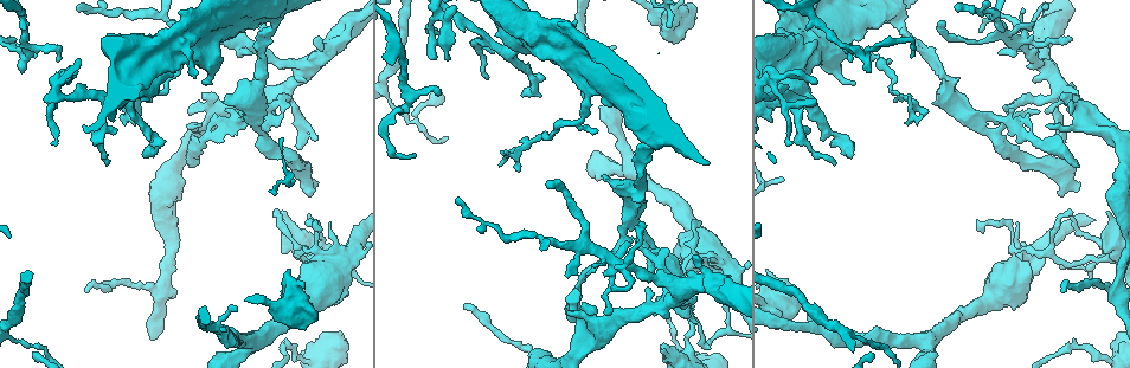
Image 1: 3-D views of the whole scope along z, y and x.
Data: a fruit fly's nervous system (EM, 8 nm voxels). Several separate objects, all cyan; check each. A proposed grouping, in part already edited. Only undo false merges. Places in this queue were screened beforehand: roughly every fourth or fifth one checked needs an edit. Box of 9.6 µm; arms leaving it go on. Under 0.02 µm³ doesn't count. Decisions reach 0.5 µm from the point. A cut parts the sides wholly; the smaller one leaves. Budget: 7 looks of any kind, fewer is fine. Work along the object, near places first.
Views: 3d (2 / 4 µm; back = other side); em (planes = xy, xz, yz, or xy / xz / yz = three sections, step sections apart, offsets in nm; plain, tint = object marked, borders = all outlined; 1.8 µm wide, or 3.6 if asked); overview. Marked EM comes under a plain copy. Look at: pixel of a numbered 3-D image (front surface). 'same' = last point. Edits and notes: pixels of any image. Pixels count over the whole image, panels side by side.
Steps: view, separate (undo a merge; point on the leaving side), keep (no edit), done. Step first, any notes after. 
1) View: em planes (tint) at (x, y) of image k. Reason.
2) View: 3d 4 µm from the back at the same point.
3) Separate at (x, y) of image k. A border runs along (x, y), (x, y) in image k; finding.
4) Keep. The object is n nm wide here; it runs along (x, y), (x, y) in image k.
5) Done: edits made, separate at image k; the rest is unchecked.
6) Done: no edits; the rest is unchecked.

View: 3d 4 µm at (170, 52) of image 1. Sharp bend.

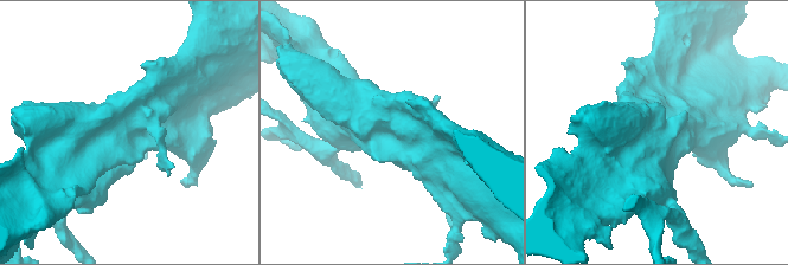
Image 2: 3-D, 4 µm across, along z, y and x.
View: em 3.6 µm xy step 8 (tint) at (666, 133) of image 2. Need the tissue.

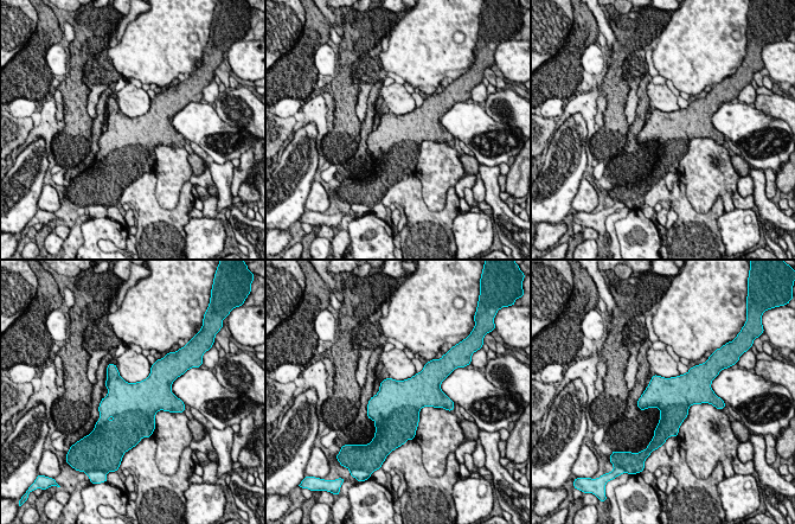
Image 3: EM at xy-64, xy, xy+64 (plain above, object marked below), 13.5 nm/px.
View: em 3.6 µm planes (tint) at the same point. Cut it another way.

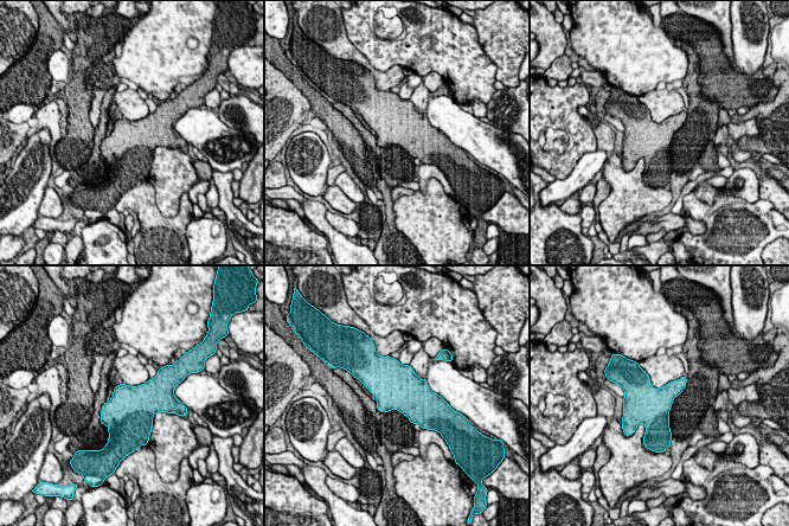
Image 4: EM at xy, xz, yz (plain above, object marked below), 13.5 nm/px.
Keep. One neuron here.

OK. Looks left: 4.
View: em planes (tint) at (846, 140) of image 1. Sharp bend.

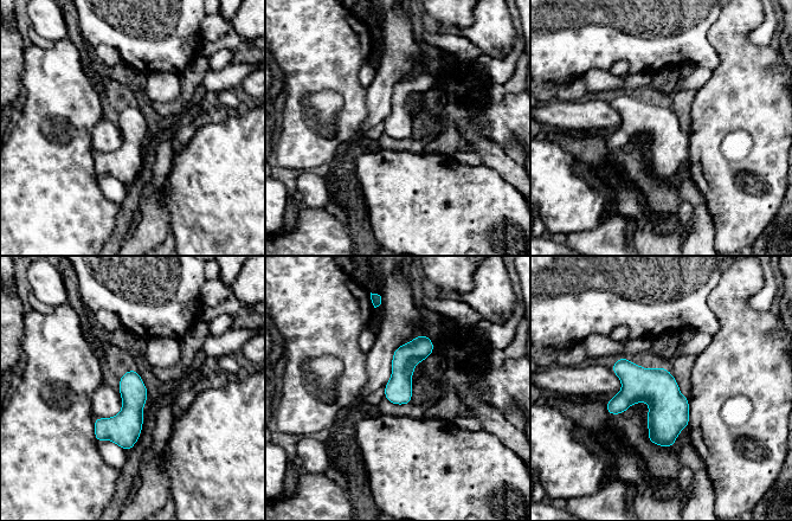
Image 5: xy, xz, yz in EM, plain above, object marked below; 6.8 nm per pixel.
Keep. One neuron here.

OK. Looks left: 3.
View: 3d 2 µm at (642, 190) of image 1.

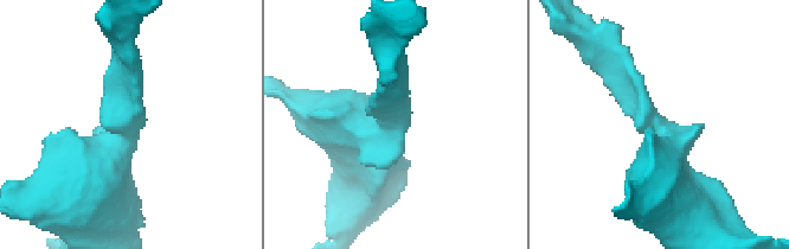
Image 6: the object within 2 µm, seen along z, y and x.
View: em yz step 16 (tint) at (125, 136) of image 6.

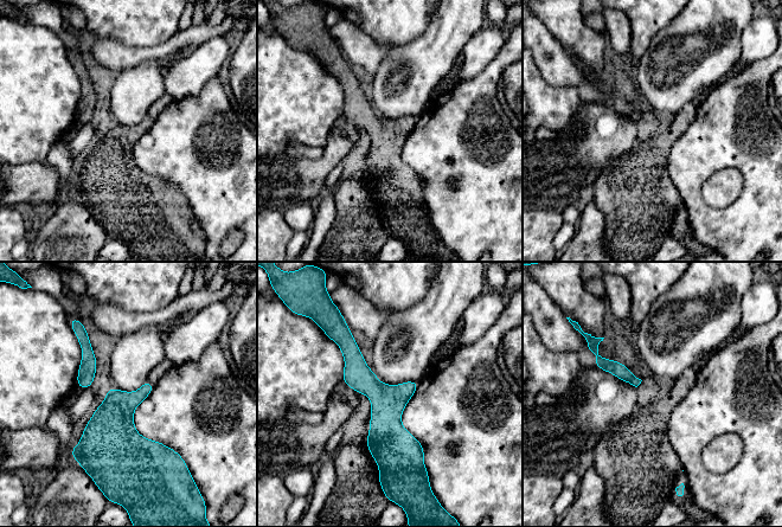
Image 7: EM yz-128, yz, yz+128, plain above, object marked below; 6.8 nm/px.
View: em planes (borders) at the same point.

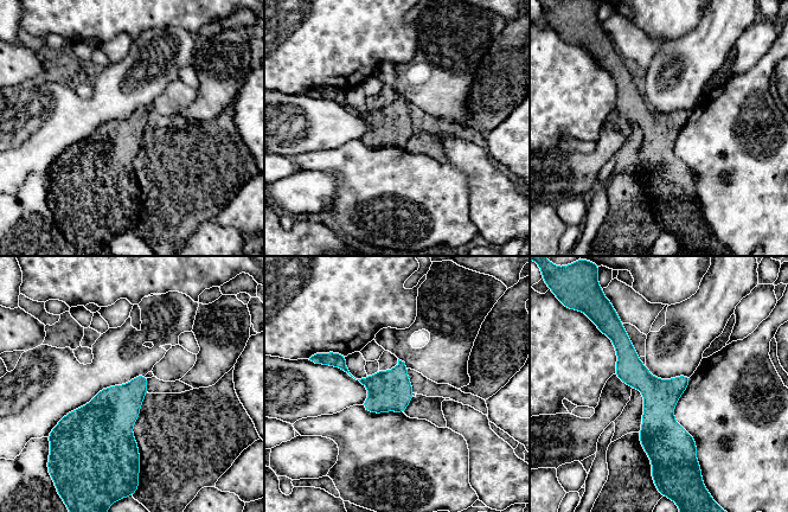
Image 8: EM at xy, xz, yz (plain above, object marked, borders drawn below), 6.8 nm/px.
Keep. 3 arms meet here; the arms are 170, 360, 440 nm wide; all the same neuron.

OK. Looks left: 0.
Done: no edits; the rest is unchecked.

